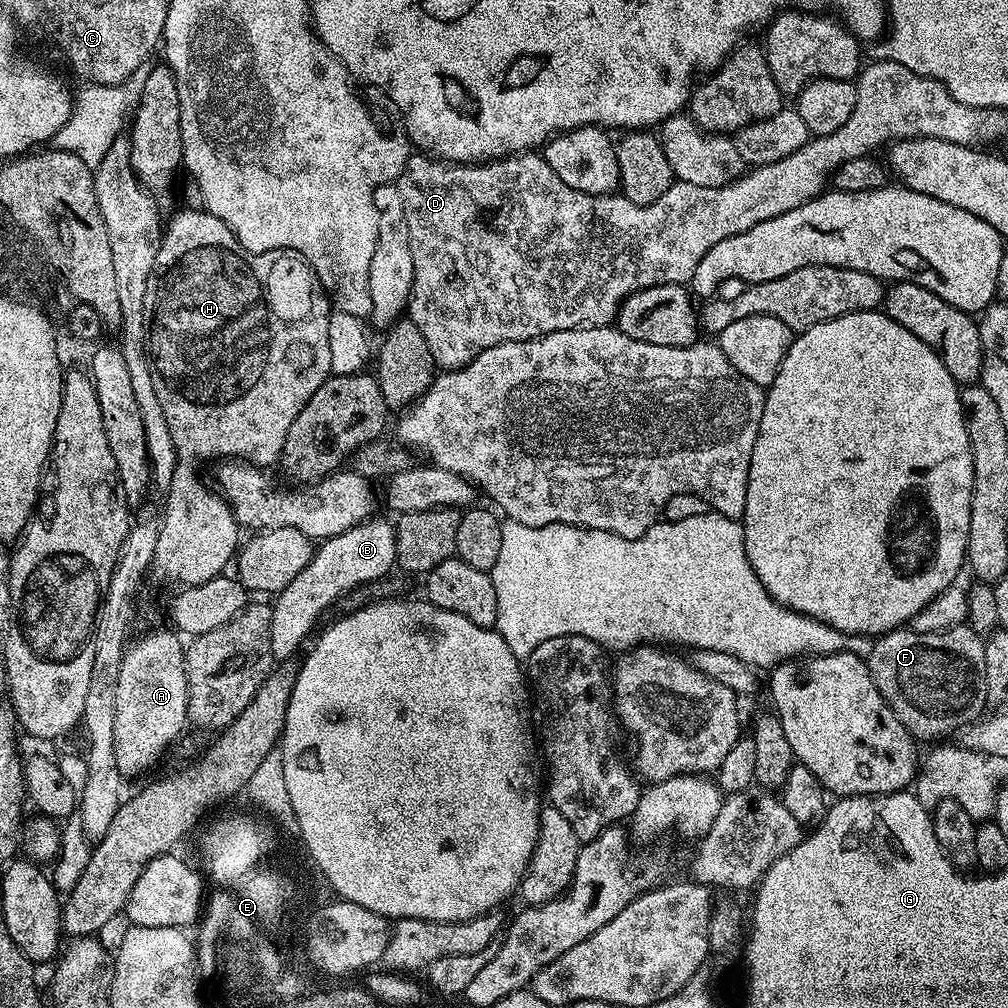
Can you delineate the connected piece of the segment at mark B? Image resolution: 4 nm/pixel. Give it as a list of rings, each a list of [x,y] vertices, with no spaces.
[[[369,518],[355,524],[350,530],[323,541],[313,551],[306,570],[290,582],[281,592],[275,593],[270,618],[270,650],[273,661],[288,662],[292,655],[305,647],[304,639],[317,631],[316,623],[332,603],[343,601],[354,588],[361,588],[389,575],[396,562],[396,530],[391,523]]]

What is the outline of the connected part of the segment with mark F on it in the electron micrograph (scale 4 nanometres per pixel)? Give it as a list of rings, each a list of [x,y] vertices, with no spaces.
[[[907,627],[875,637],[868,669],[890,710],[917,741],[936,740],[975,724],[989,707],[985,641],[973,628],[914,632]]]

